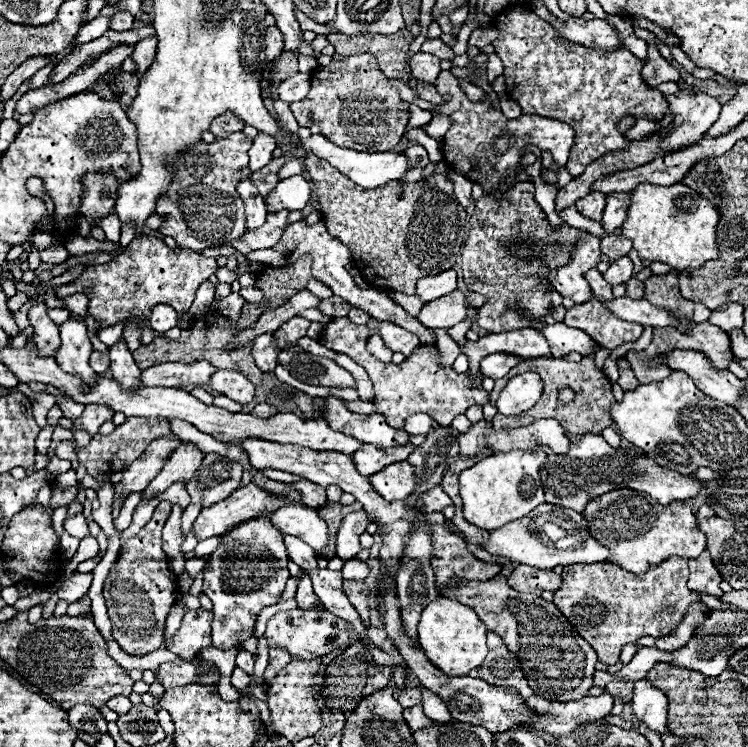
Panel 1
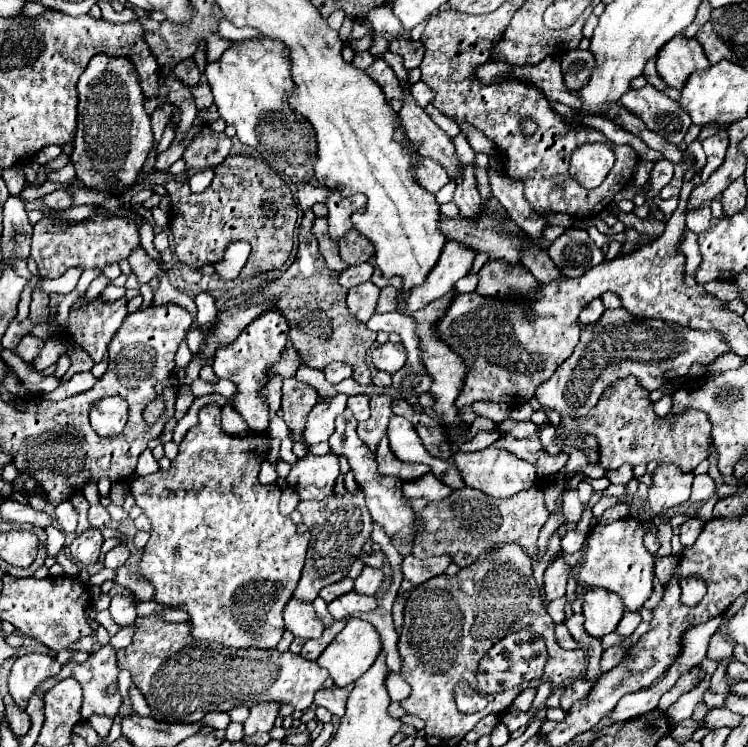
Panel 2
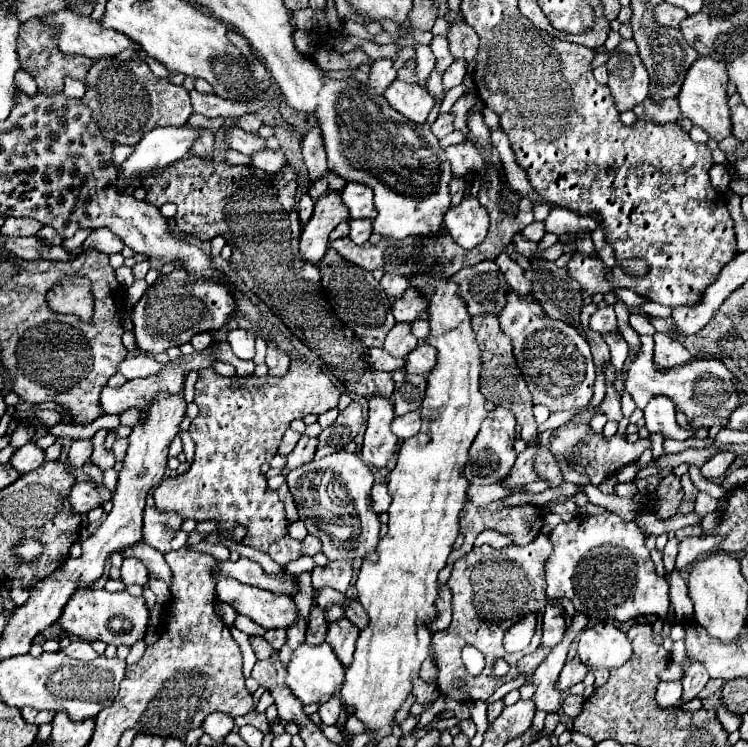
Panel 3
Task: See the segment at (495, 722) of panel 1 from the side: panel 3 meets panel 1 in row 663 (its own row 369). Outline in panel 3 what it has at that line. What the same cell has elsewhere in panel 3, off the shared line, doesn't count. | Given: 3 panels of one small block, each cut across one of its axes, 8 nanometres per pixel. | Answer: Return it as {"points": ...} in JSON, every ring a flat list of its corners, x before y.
{"points":[[428,344,416,346,414,350,408,352,404,370,408,374,424,374,426,376,432,370,432,366,436,364,434,360,436,360,436,350,432,346,428,346]]}

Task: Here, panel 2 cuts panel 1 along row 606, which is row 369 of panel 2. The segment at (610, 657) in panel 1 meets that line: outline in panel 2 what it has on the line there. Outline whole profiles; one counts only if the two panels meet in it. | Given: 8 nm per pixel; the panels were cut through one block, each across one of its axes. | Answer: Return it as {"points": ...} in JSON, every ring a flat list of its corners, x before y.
{"points":[[624,308,606,310,598,322,582,326,576,350,564,364,558,366,548,382,538,386,536,398,544,408,556,410,560,418,578,420,586,416,592,406,596,406,604,390,620,378,634,376,644,390,652,392,658,388,658,382,686,376,694,362,708,366,726,352,730,352,730,348,716,330,688,330,684,326,676,326,674,322,668,324,648,318,638,320]]}

